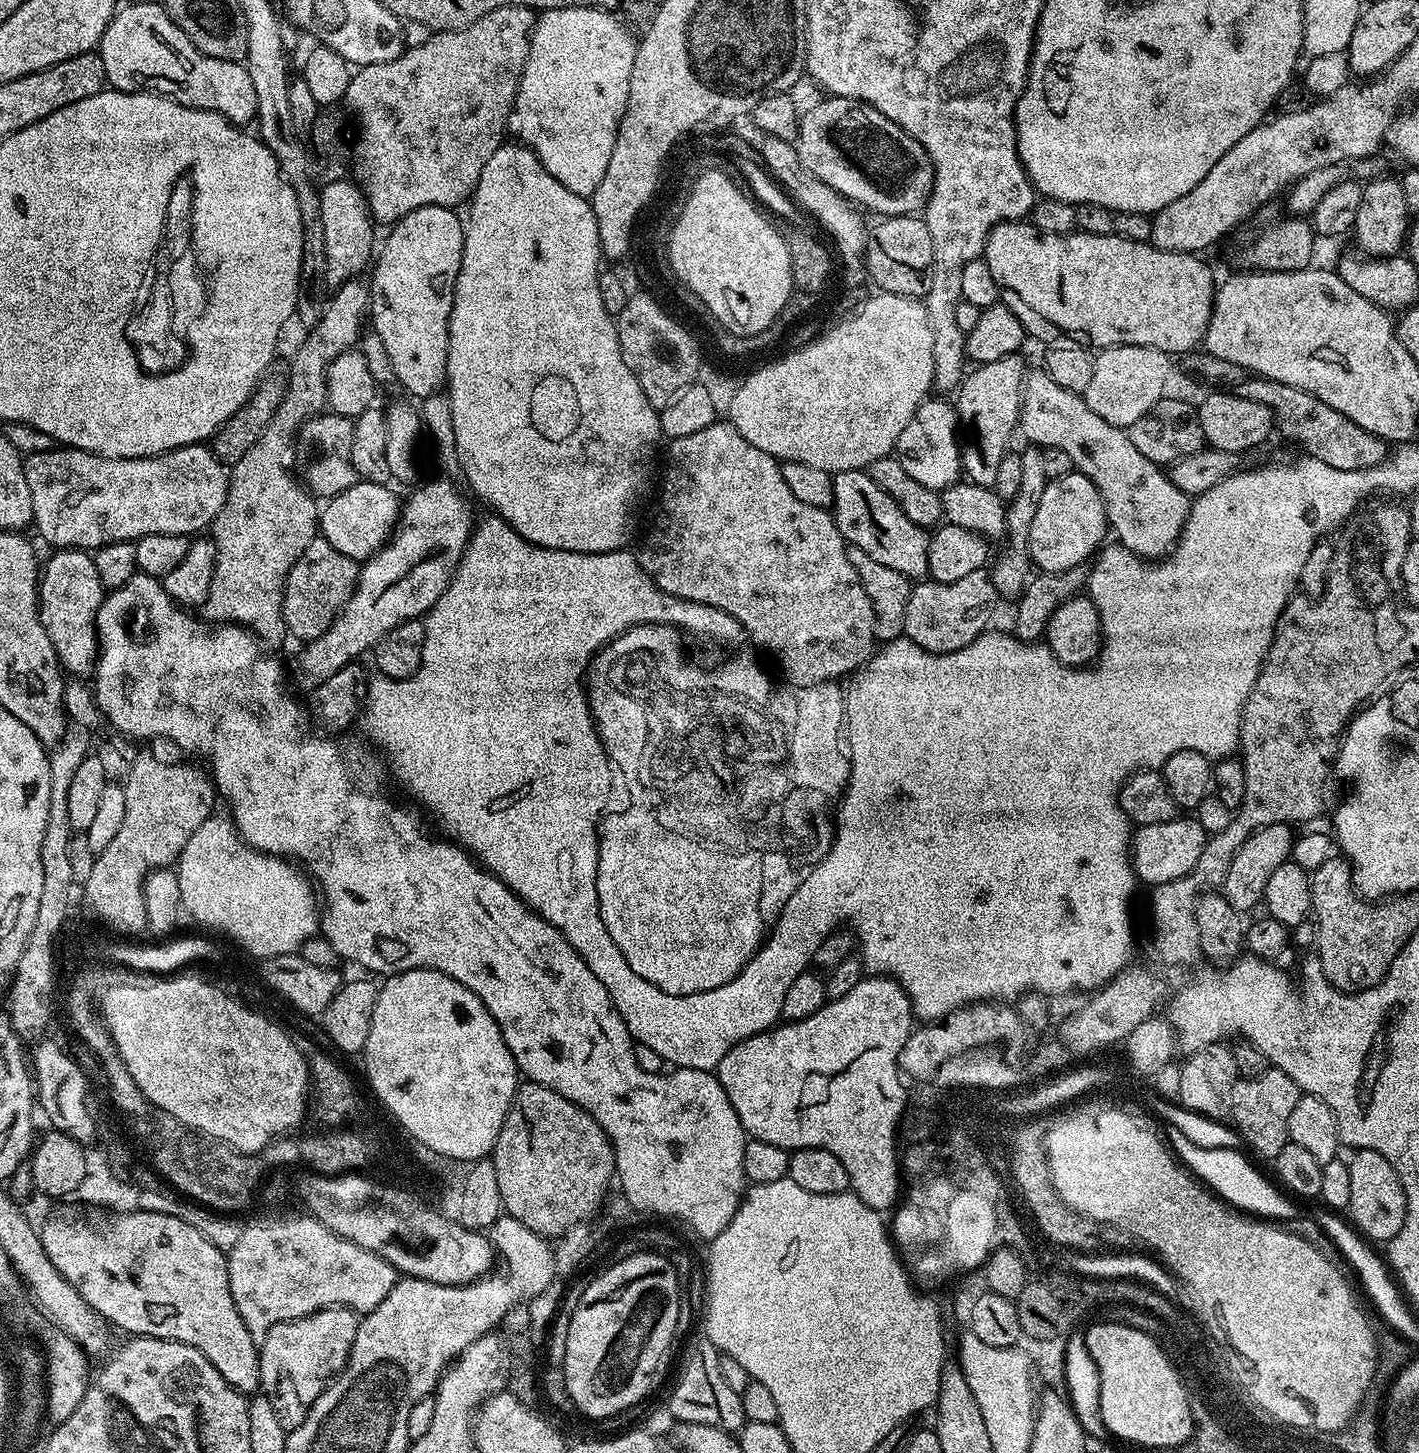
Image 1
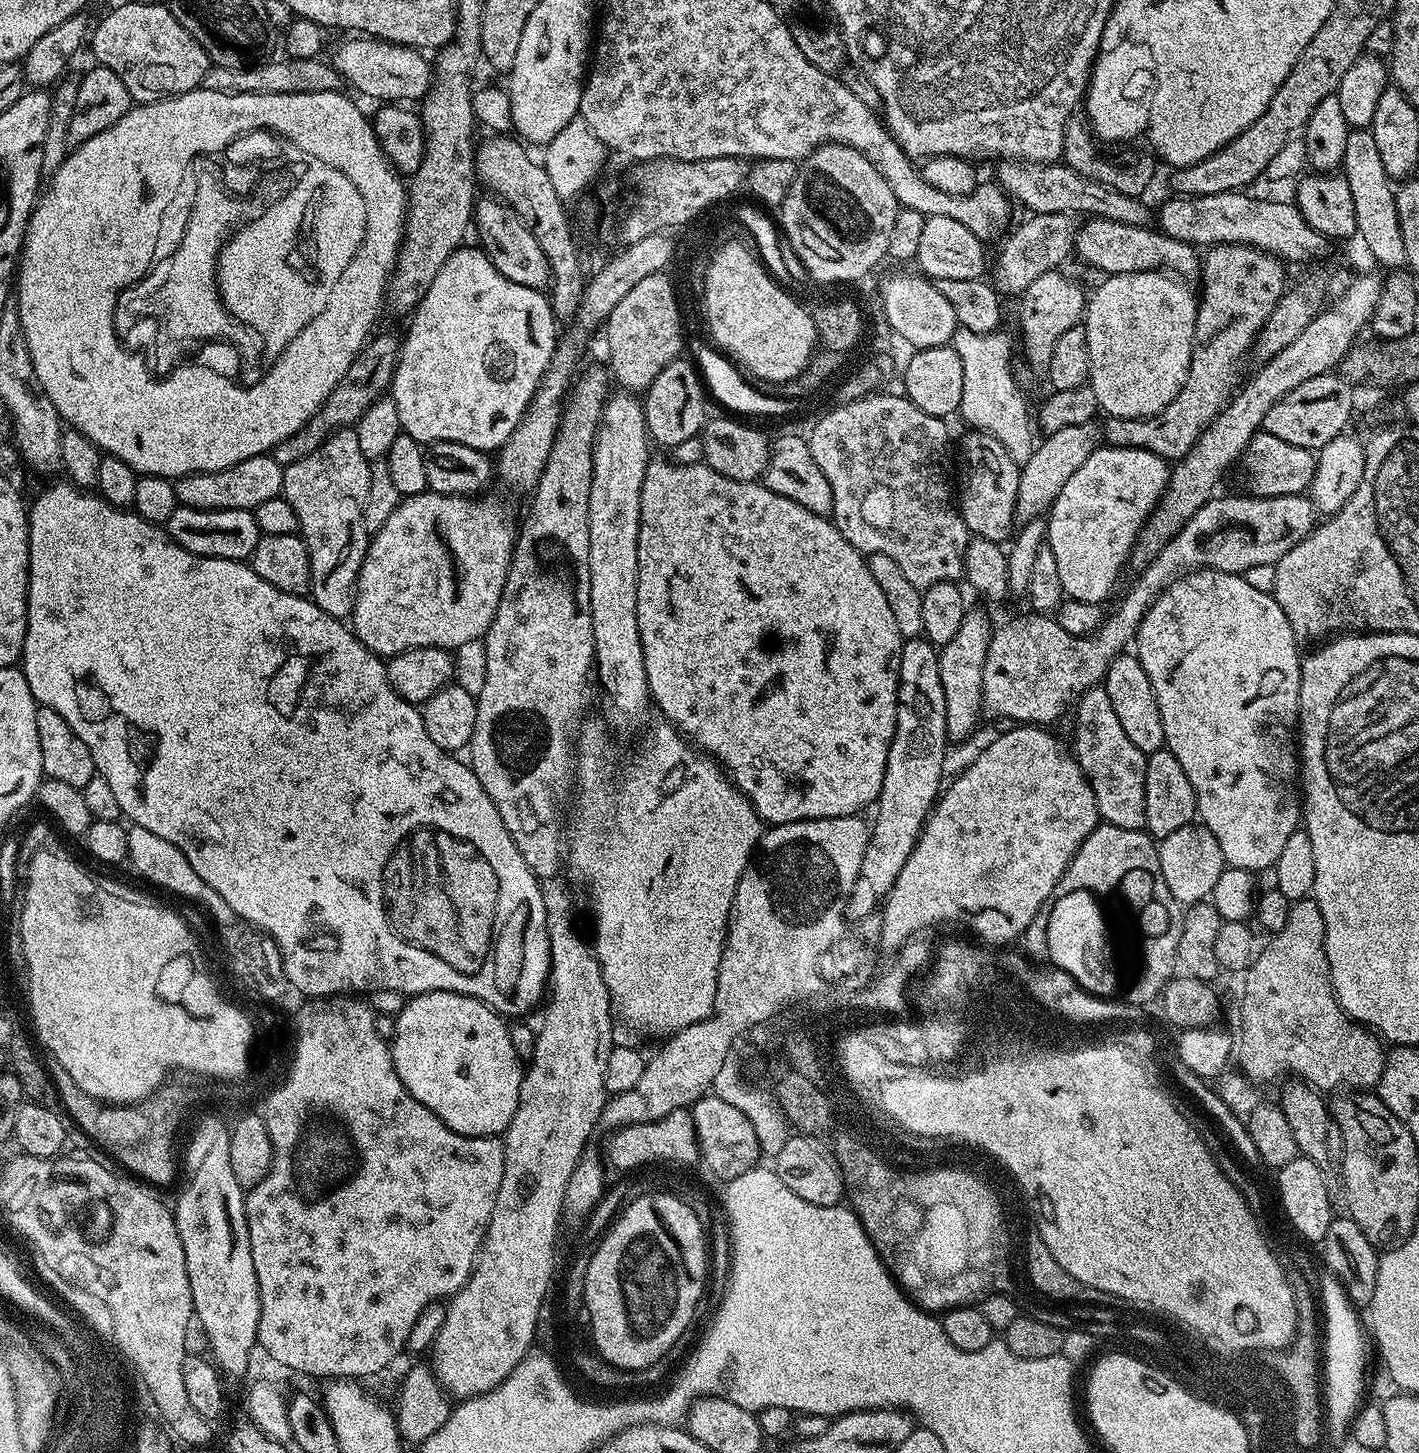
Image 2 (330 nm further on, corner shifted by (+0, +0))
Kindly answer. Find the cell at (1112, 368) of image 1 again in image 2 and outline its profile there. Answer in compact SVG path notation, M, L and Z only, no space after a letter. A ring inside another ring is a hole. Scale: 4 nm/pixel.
M1127 272L1108 276L1096 288L1096 293L1086 300L1082 323L1086 330L1086 346L1090 346L1090 374L1088 383L1098 398L1100 408L1108 416L1142 418L1153 416L1168 408L1170 402L1188 381L1188 371L1194 355L1196 338L1197 297L1171 274L1152 272Z

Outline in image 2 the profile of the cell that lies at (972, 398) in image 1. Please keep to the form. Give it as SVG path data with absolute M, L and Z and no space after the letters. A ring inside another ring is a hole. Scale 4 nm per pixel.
M1053 270L1042 274L1018 296L1020 340L1024 343L1024 356L1040 370L1047 370L1050 366L1050 353L1053 352L1059 336L1066 334L1070 326L1081 323L1086 311L1086 292L1060 272L1062 271Z

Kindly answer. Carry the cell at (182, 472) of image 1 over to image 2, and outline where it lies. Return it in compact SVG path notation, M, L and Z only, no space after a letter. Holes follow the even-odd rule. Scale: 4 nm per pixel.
M270 454L246 458L246 462L238 462L226 470L217 472L195 472L189 476L181 476L175 481L176 499L183 507L196 507L204 511L220 510L255 510L262 506L262 502L267 502L270 498L281 495L284 491L284 469Z

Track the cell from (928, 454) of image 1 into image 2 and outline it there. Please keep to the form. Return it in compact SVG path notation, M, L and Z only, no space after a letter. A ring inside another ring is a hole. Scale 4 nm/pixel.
M985 432L967 433L964 440L964 472L968 477L958 488L958 507L972 536L1004 542L1013 535L1016 520L1016 499L1021 465L1006 454L1006 446ZM1009 535L1009 536L1008 536ZM1008 536L1008 537L1007 537Z

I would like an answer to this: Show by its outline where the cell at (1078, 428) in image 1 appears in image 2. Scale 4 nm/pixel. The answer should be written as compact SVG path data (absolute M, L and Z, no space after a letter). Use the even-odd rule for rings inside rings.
M1209 567L1185 572L1183 576L1173 580L1169 588L1153 602L1150 610L1146 610L1146 618L1142 618L1142 626L1134 641L1134 654L1142 662L1142 670L1146 670L1150 686L1154 686L1154 698L1158 702L1162 718L1165 745L1174 754L1174 758L1178 758L1182 770L1186 770L1186 778L1190 778L1190 786L1194 786L1199 823L1208 828L1214 838L1218 838L1225 865L1230 868L1241 868L1257 874L1263 873L1263 868L1271 869L1282 854L1282 846L1286 846L1286 838L1297 832L1302 824L1302 796L1298 791L1298 721L1302 663L1302 651L1300 652L1299 647L1301 645L1294 630L1290 630L1290 622L1286 622L1282 606L1278 606L1276 597L1271 592L1254 590L1254 586L1250 586L1243 575L1219 572L1218 569Z

